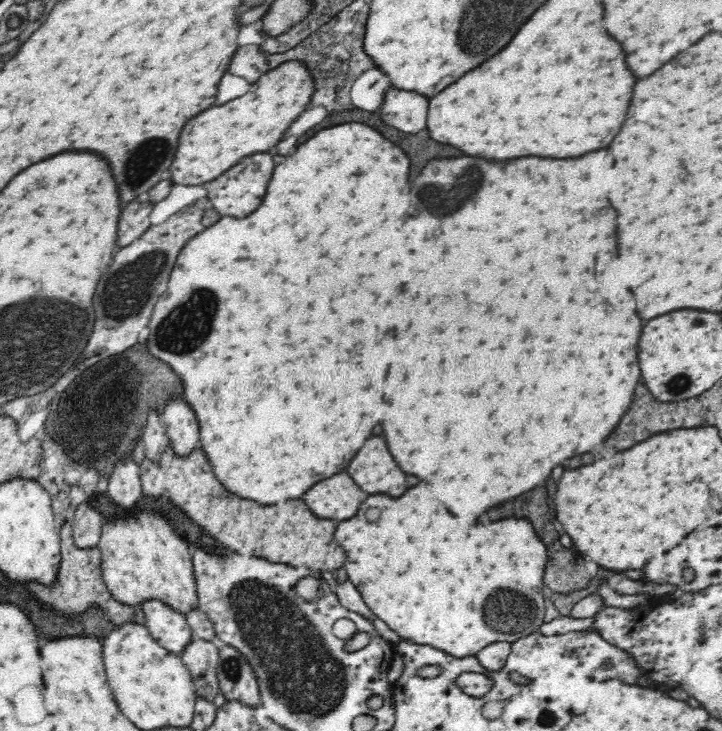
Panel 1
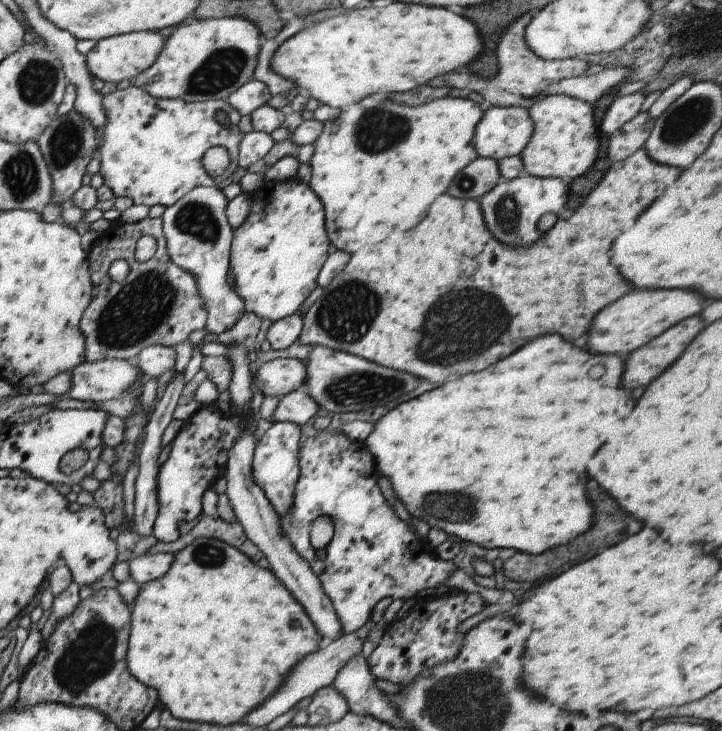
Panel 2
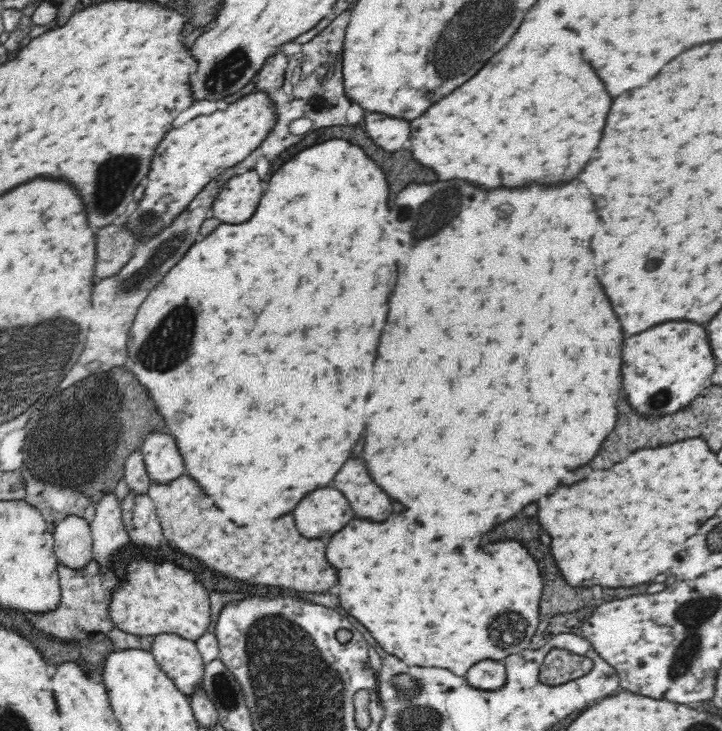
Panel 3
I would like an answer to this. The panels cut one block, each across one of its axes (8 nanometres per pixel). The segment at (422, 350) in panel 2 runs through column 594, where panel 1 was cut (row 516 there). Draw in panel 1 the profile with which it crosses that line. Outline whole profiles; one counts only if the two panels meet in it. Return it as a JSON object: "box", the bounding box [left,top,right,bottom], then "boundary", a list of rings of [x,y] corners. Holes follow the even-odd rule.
{"box":[158,444,346,584],"boundary":[[[172,444],[164,450],[162,460],[158,462],[166,474],[166,496],[184,512],[192,522],[196,522],[202,530],[206,530],[216,542],[226,548],[240,550],[246,542],[244,556],[266,558],[274,564],[288,564],[296,570],[312,570],[320,572],[320,578],[326,584],[326,572],[340,570],[346,562],[344,550],[334,540],[336,522],[316,518],[302,500],[288,500],[282,508],[274,506],[258,506],[252,500],[244,500],[232,496],[224,486],[214,478],[214,472],[202,452],[202,448],[194,448],[188,456],[178,456],[172,450]]]}

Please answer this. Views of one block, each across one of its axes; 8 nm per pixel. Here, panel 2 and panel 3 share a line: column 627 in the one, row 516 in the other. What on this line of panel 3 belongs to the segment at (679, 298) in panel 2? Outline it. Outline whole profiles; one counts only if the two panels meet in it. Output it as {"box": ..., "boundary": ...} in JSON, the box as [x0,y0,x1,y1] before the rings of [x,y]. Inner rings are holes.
{"box":[294,488,352,540],"boundary":[[[320,488],[308,494],[294,510],[298,532],[310,540],[334,536],[352,518],[348,502],[334,488]]]}

